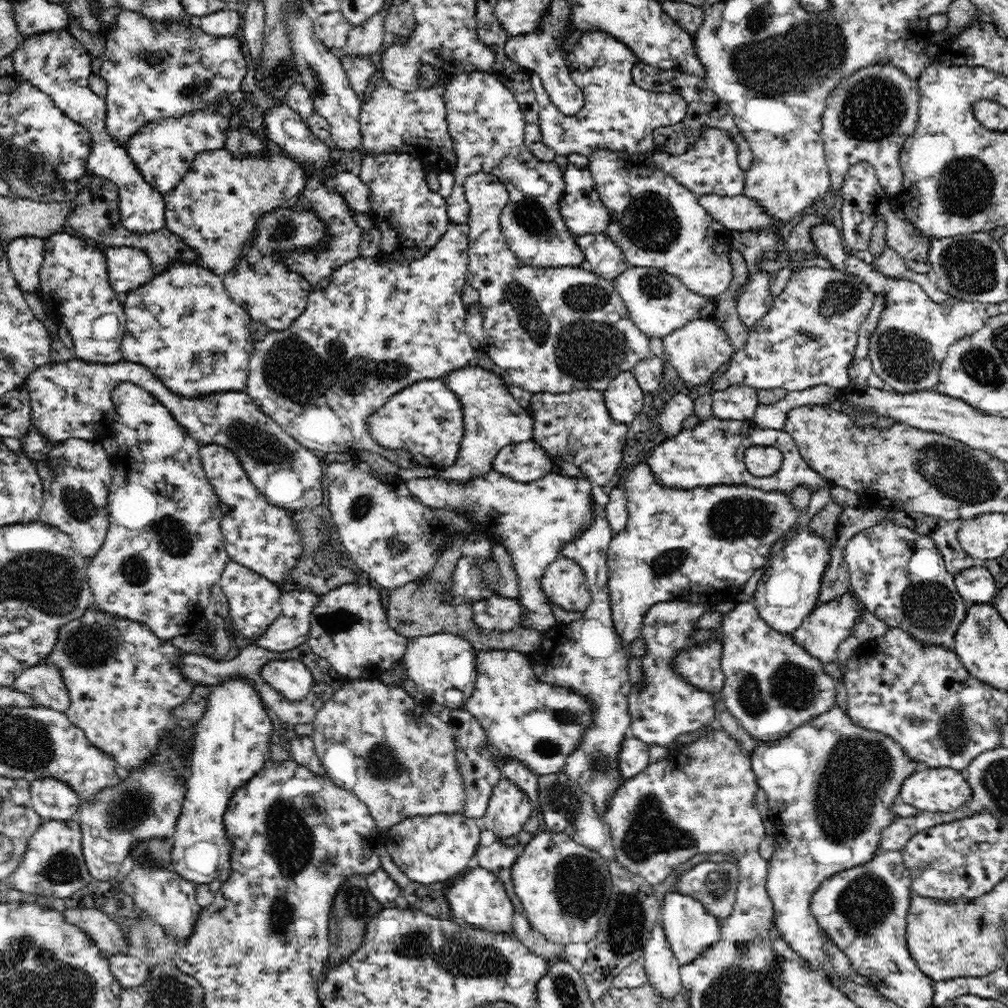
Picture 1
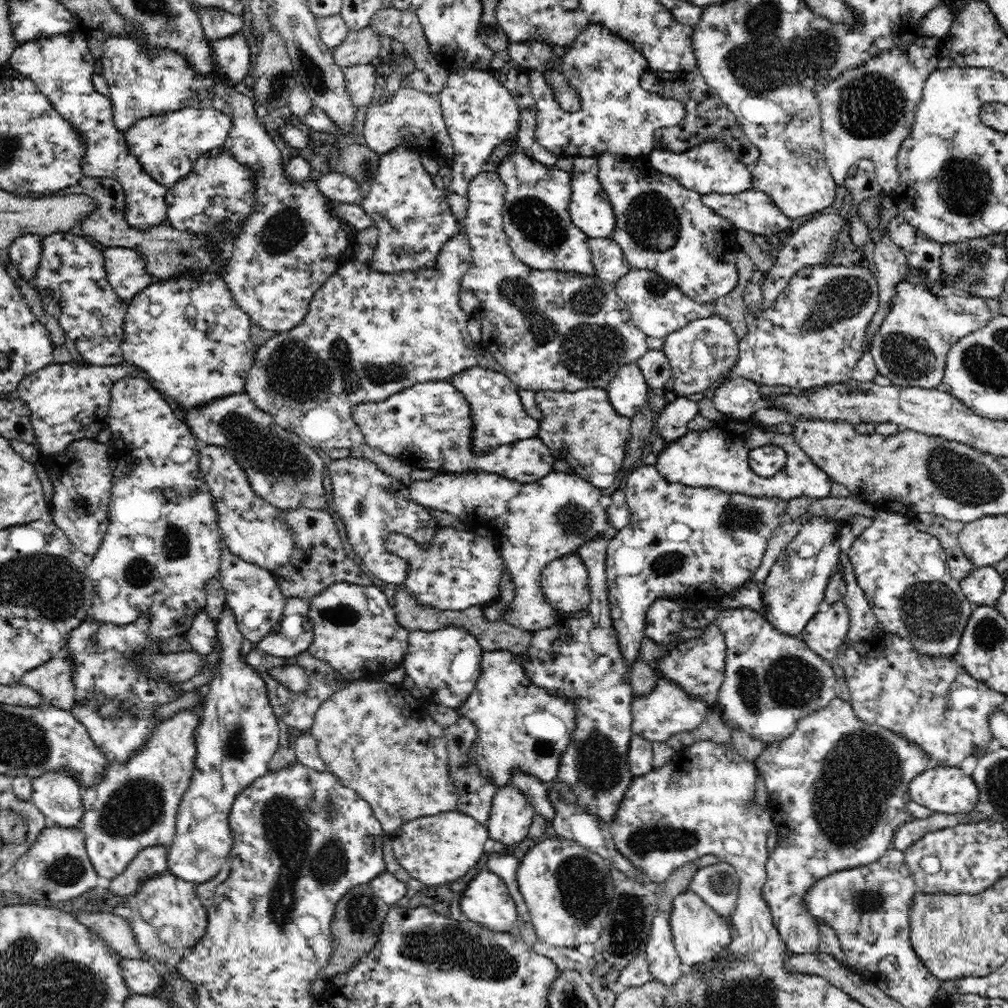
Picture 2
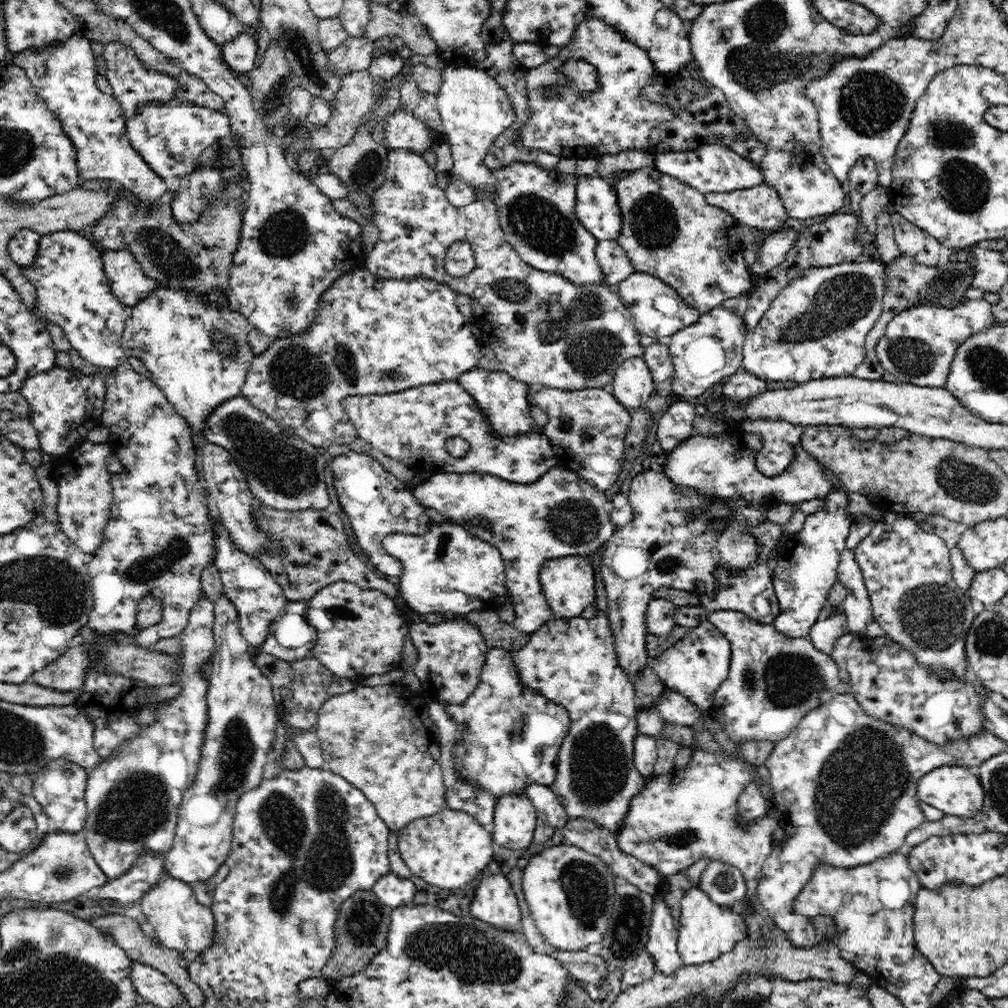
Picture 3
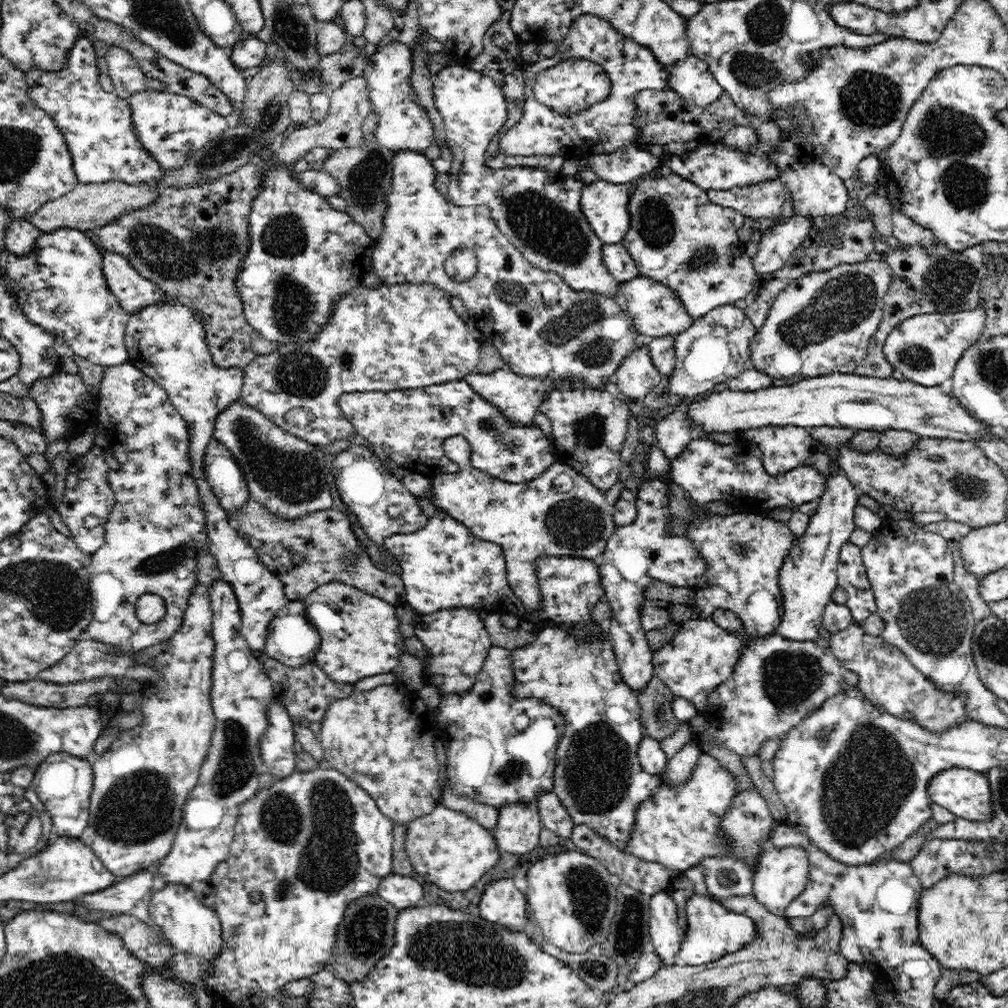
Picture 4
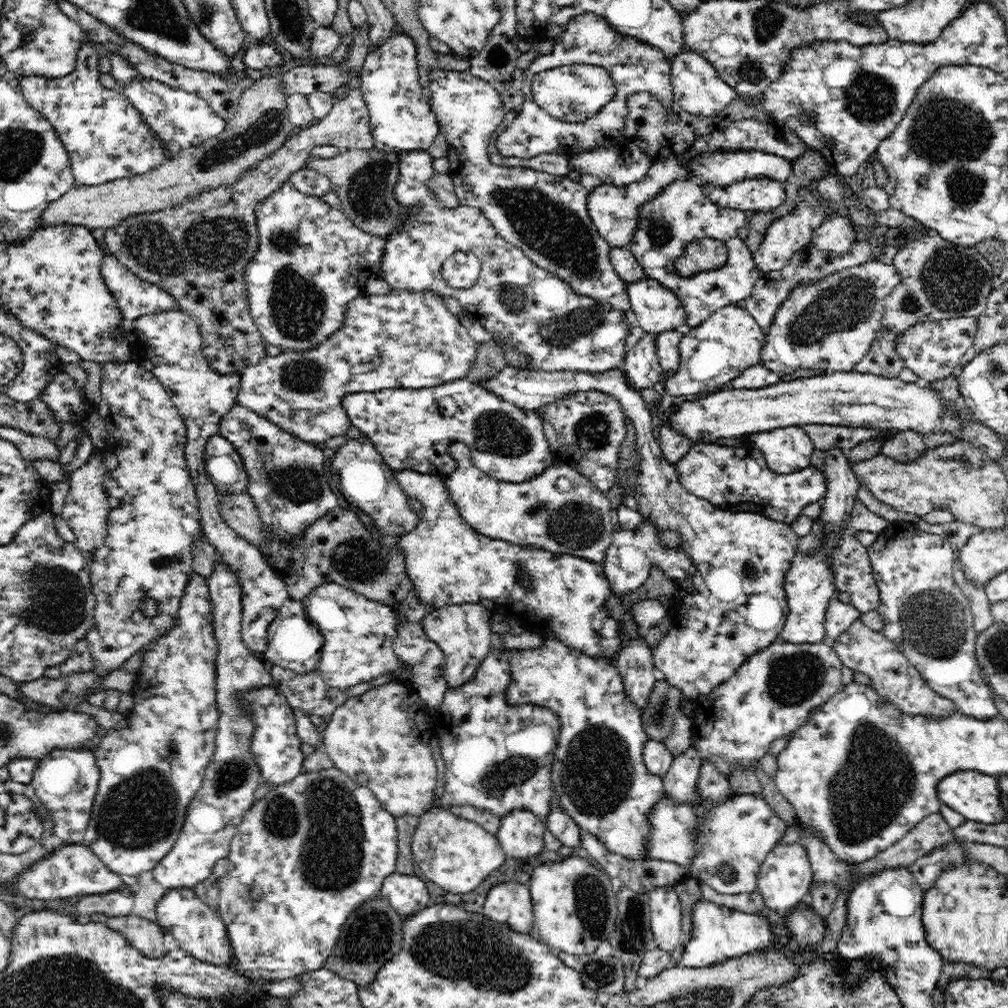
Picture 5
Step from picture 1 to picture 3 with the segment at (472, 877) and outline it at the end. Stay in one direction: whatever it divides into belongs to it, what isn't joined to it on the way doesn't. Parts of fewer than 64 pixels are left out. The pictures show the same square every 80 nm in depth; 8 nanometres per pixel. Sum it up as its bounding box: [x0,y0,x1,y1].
[466,873,522,932]

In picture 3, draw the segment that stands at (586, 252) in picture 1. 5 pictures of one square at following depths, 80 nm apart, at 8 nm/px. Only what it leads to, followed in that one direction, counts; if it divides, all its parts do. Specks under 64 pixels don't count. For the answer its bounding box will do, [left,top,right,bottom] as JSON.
[597,239,636,287]

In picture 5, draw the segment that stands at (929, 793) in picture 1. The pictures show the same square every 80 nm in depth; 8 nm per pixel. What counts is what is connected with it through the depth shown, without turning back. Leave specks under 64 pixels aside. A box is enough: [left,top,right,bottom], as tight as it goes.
[937,770,1005,825]

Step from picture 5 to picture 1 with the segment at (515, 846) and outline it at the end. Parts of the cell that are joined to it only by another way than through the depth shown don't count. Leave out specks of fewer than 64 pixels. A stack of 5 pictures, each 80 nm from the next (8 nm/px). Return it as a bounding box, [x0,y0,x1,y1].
[484,777,534,838]

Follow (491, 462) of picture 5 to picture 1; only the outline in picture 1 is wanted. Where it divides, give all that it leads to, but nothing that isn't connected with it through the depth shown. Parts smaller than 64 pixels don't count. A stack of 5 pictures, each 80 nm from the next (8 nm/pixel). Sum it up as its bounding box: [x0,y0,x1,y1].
[366,380,554,483]

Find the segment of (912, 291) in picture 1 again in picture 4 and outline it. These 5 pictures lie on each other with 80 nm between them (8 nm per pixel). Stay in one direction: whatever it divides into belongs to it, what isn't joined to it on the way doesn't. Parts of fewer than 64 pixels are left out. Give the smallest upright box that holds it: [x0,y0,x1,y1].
[884,301,986,386]

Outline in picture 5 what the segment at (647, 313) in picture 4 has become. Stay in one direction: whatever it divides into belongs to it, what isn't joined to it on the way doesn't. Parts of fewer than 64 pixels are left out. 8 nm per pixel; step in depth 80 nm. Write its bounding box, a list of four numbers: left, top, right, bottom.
[627,279,687,335]

